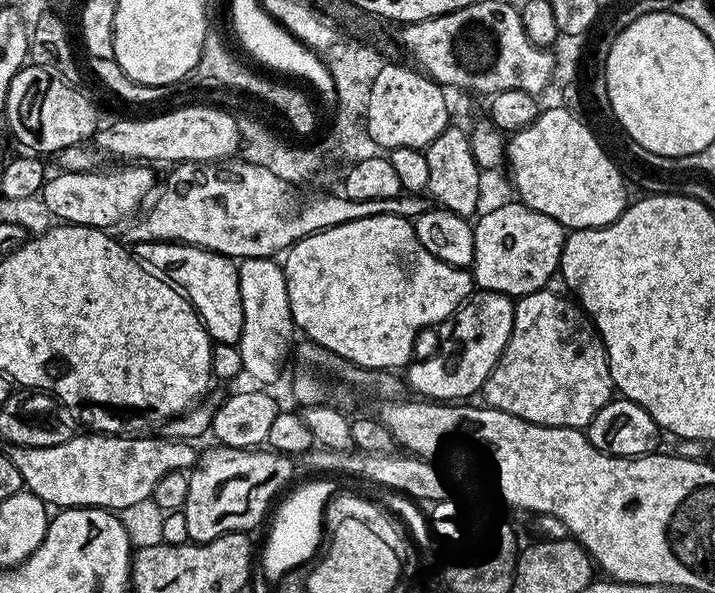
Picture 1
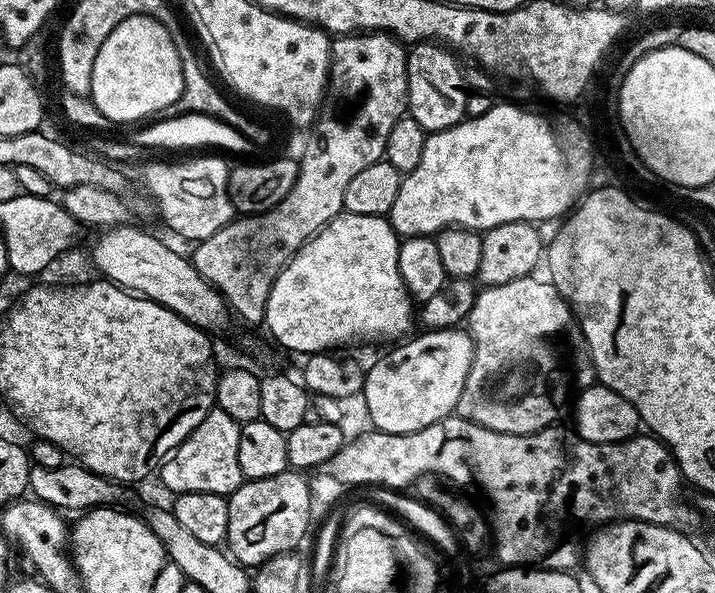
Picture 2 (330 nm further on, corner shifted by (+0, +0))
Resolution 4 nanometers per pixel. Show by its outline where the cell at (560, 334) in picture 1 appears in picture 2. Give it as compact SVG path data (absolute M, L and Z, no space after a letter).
M529 274L517 280L506 282L505 284L489 284L481 287L479 291L475 293L472 309L466 321L466 331L472 338L472 361L470 362L470 374L466 374L466 382L462 386L462 394L456 403L455 415L460 416L464 420L474 422L486 430L505 432L506 434L514 434L515 436L525 436L531 432L541 432L543 428L553 427L553 425L559 421L556 419L558 419L567 408L569 411L570 405L573 403L577 393L585 386L593 383L594 369L592 362L587 347L582 343L580 330L571 308L568 307L568 303L560 296L560 292L552 283L547 279L539 280L536 274Z

